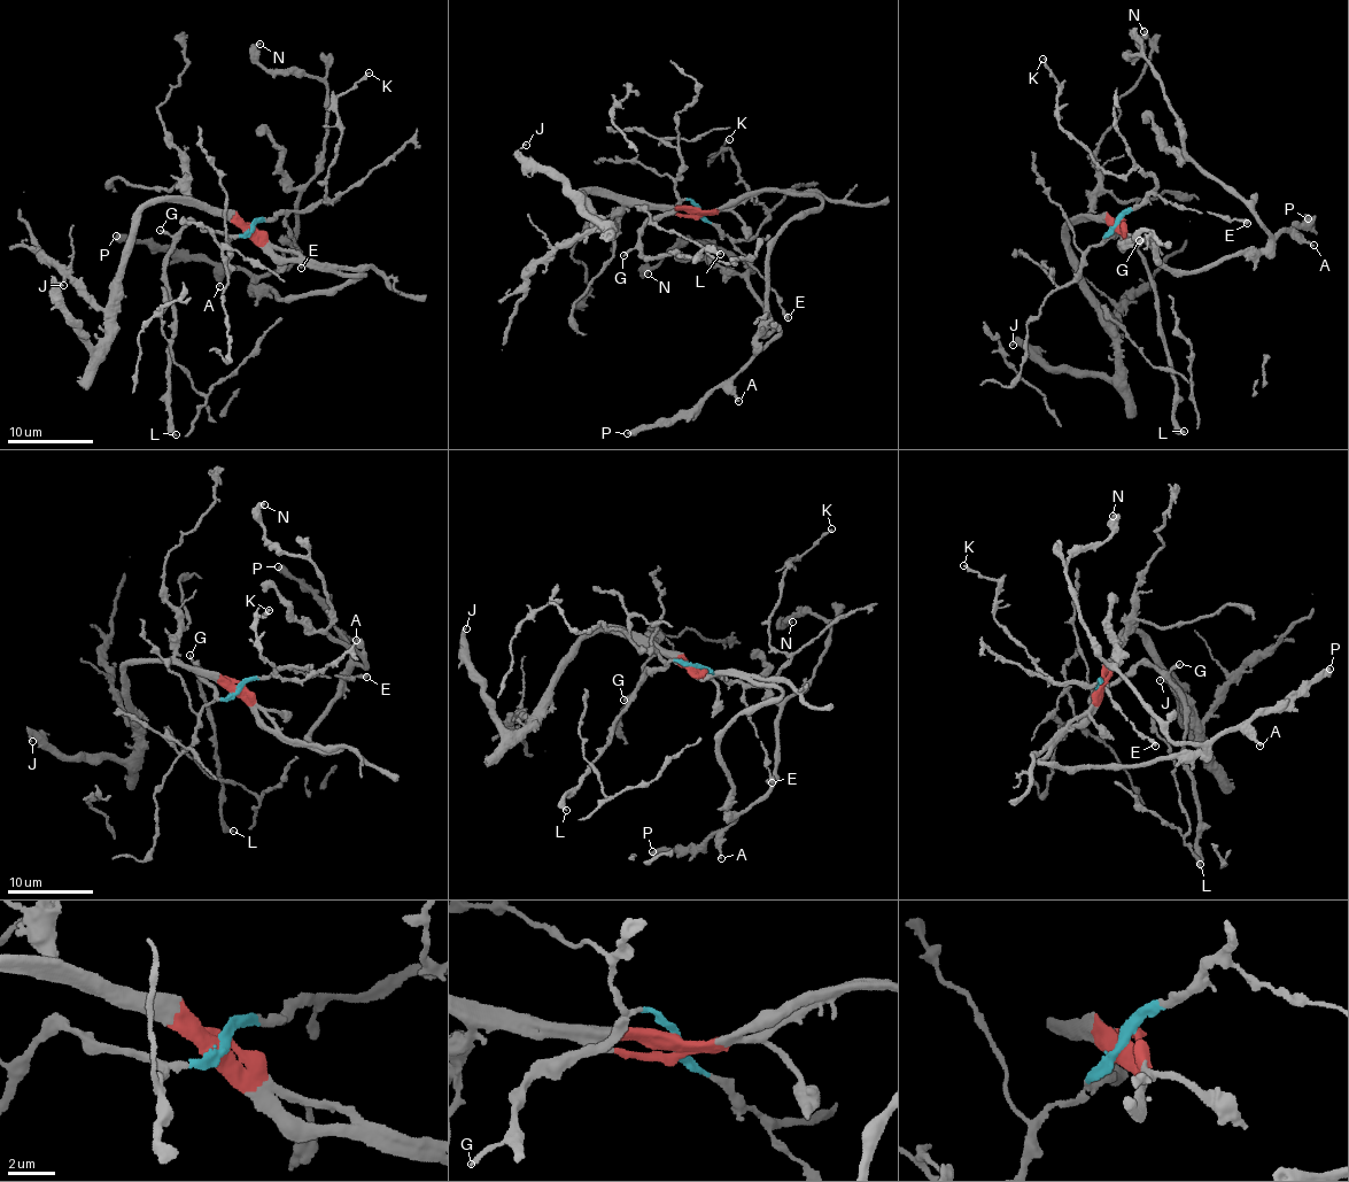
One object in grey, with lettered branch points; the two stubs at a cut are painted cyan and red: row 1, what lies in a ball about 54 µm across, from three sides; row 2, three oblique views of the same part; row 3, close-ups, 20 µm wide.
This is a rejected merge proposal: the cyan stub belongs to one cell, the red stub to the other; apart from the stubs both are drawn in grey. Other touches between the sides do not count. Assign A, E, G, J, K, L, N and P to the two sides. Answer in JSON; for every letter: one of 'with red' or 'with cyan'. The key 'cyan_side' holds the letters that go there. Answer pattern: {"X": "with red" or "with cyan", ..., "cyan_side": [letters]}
{"A": "with red", "E": "with cyan", "G": "with cyan", "J": "with red", "K": "with cyan", "L": "with cyan", "N": "with red", "P": "with red", "cyan_side": ["E", "G", "K", "L"]}

